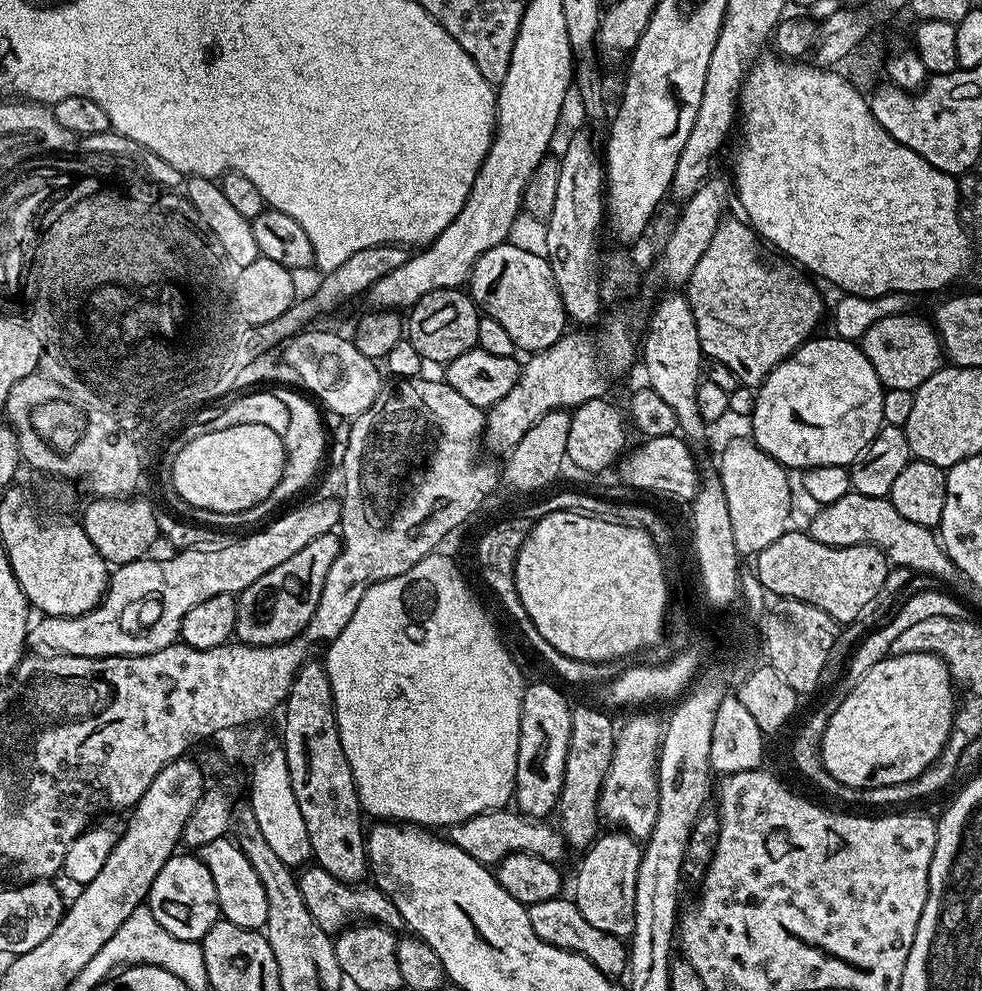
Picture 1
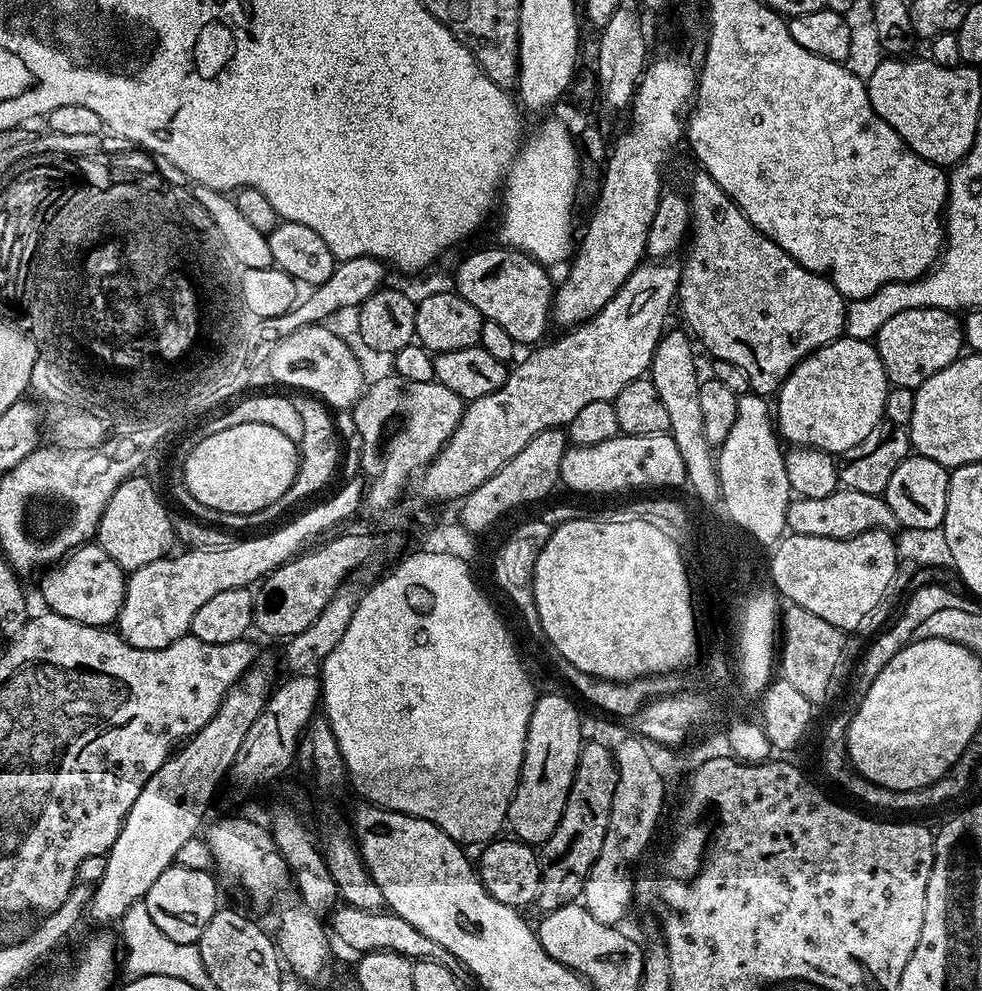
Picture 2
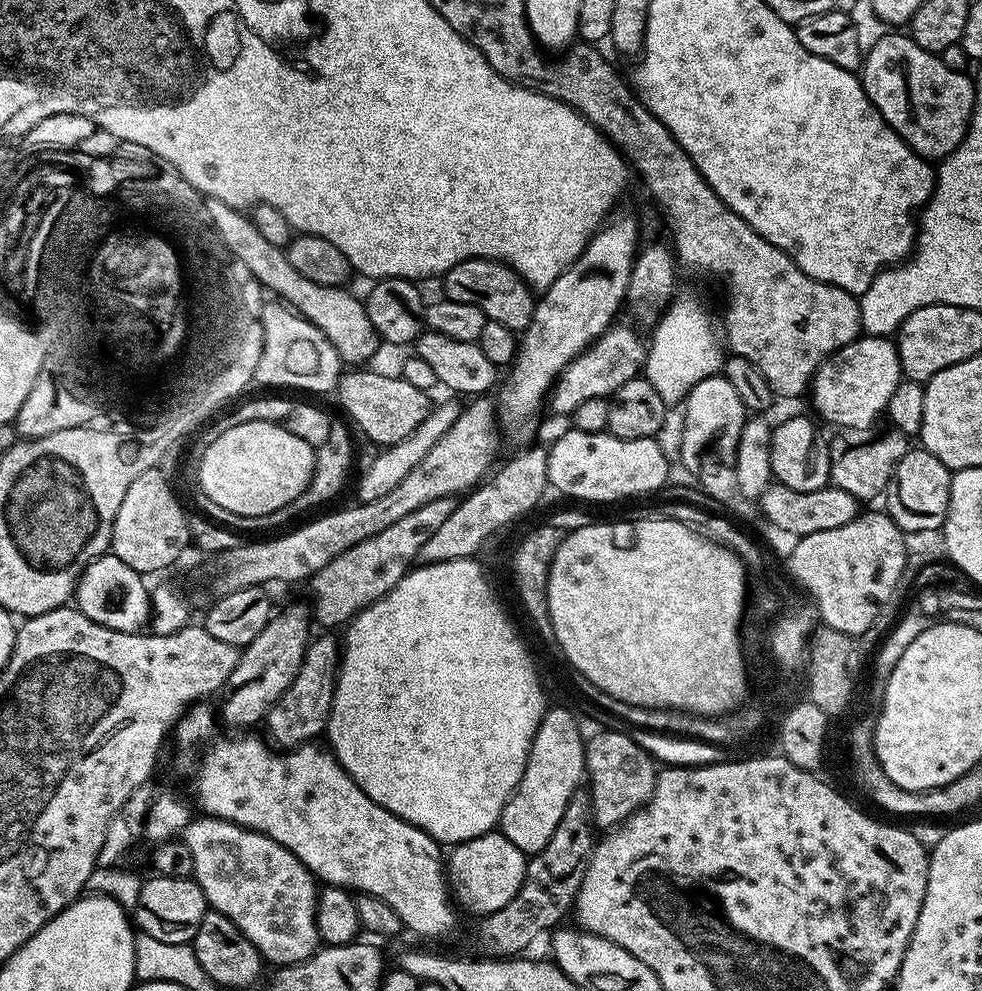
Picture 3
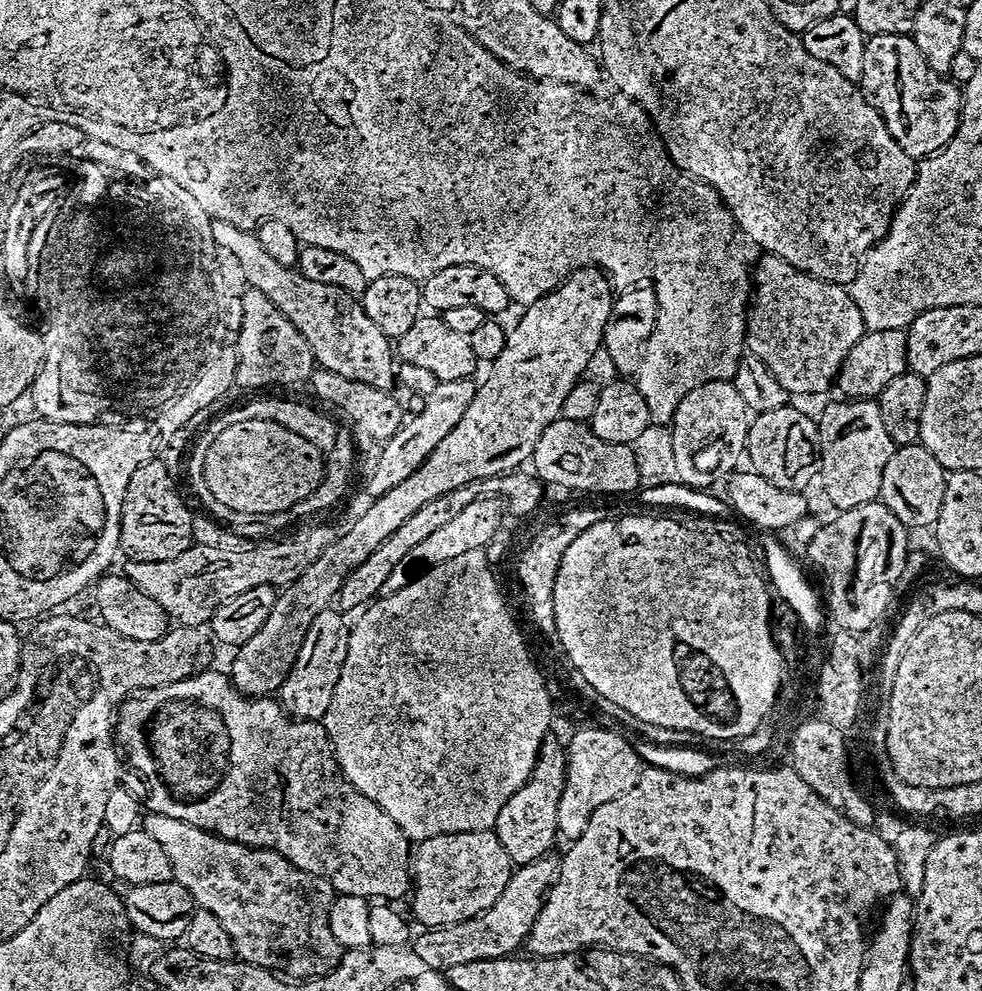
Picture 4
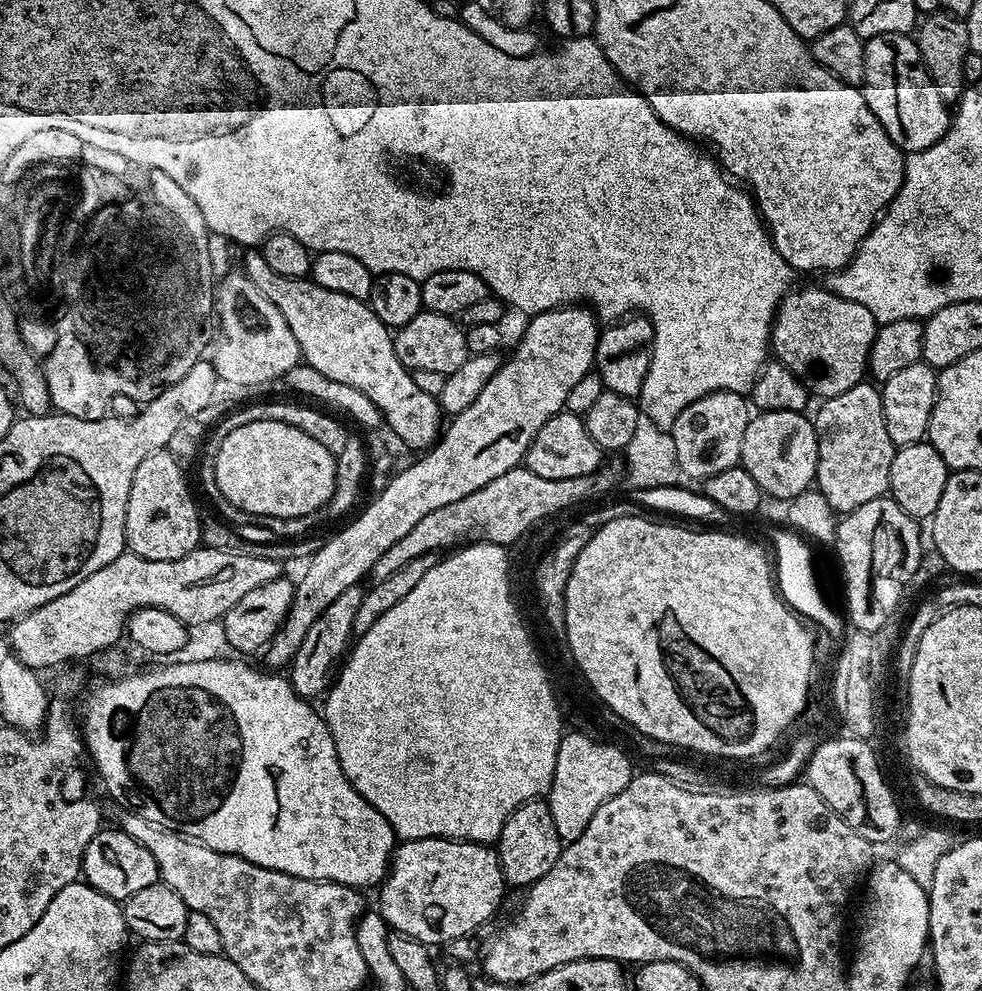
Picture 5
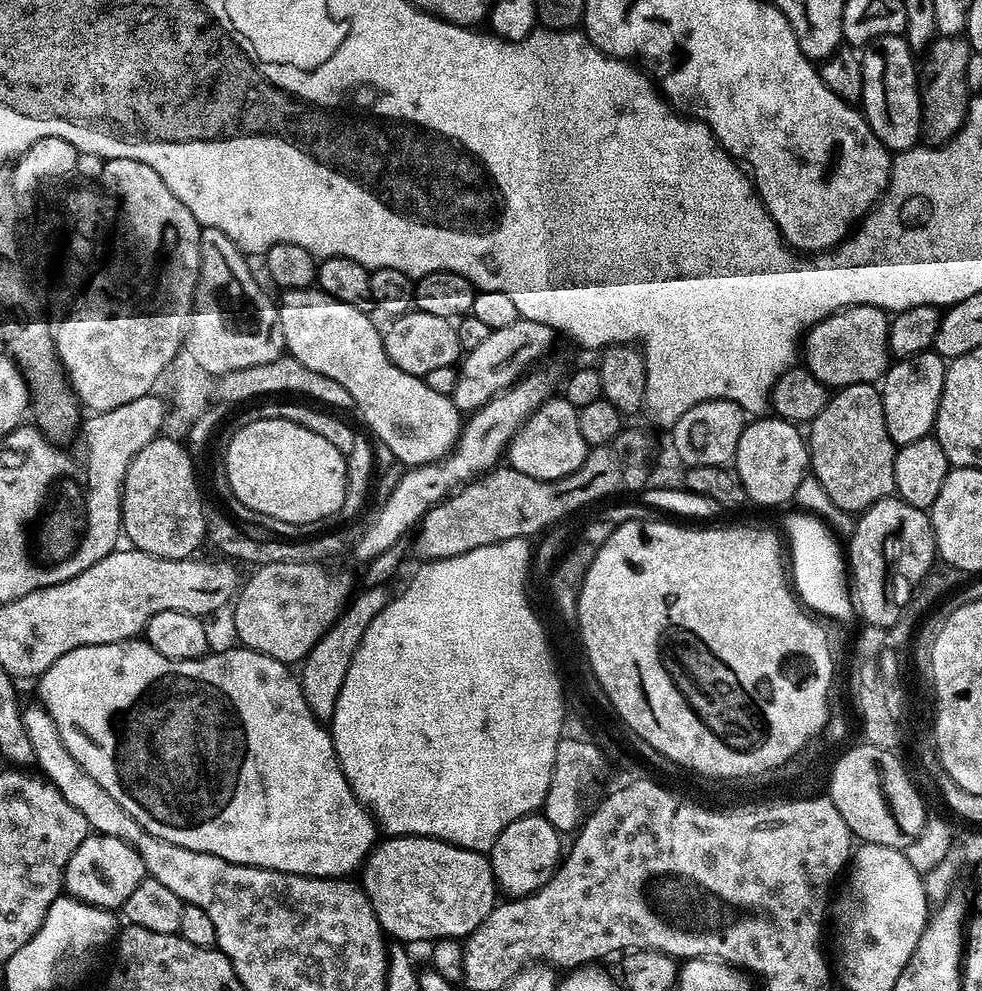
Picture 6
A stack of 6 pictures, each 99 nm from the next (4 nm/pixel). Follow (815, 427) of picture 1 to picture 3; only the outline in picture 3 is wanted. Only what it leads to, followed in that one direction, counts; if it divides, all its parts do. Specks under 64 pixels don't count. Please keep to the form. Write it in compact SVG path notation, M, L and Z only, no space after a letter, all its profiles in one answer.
M864 334L821 362L812 378L810 397L826 423L837 424L840 430L868 430L879 416L881 419L901 379L895 343L884 334Z

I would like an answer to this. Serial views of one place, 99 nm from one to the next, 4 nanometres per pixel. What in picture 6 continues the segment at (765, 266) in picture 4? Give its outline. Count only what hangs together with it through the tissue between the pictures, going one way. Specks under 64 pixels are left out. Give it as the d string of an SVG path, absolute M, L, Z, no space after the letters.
M869 304L842 308L807 329L802 340L802 360L807 370L832 390L851 384L876 384L890 367L889 313Z

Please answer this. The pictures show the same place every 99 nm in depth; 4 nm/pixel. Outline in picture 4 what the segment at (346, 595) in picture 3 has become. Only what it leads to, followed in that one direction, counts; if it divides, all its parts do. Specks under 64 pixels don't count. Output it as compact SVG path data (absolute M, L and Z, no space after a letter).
M467 484L442 498L434 498L434 502L426 502L426 506L422 506L422 510L418 510L413 517L408 518L374 554L370 554L370 558L362 566L355 568L344 580L338 597L339 607L341 609L356 608L355 610L360 610L373 603L380 596L382 582L386 582L386 578L390 578L390 573L394 570L394 566L398 566L401 558L413 546L418 546L418 542L423 542L430 534L434 534L441 529L446 522L450 522L450 518L454 518L454 514L458 514L458 510L462 510L464 506L470 506L473 498L473 485Z

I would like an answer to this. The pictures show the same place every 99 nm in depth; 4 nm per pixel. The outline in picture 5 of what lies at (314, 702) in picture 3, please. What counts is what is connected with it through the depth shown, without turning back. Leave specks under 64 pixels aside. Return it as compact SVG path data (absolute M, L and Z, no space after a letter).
M360 584L350 586L350 590L342 590L342 594L338 594L338 598L330 602L330 606L326 606L324 613L314 622L314 626L306 630L306 638L302 638L302 646L298 646L298 654L294 654L290 665L292 689L300 696L320 698L327 693L342 657L349 651L350 641L353 639L354 614L358 614L358 606L364 594L365 589Z

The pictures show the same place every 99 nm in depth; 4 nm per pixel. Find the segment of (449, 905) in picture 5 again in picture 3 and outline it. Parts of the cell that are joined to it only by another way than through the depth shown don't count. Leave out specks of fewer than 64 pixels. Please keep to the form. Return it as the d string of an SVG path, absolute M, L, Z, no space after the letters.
M493 830L478 838L470 838L466 842L455 845L449 852L452 853L449 856L447 853L446 856L446 879L451 895L461 909L464 907L468 912L476 912L477 917L487 916L489 912L502 910L502 906L506 906L506 902L510 902L510 898L518 894L524 881L528 860L526 853L518 850L518 846L514 846L514 842L510 842L510 838L506 838L503 832Z

